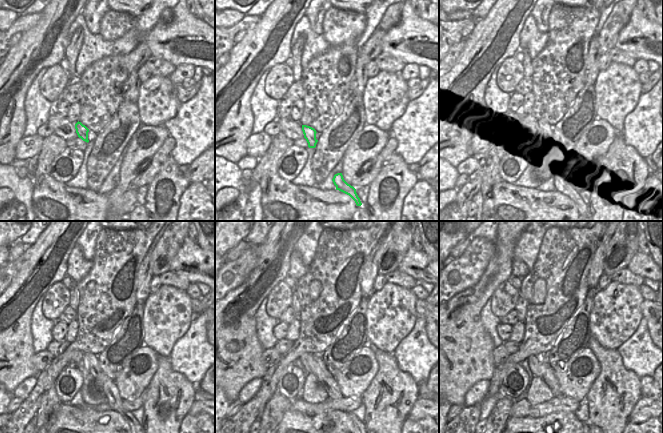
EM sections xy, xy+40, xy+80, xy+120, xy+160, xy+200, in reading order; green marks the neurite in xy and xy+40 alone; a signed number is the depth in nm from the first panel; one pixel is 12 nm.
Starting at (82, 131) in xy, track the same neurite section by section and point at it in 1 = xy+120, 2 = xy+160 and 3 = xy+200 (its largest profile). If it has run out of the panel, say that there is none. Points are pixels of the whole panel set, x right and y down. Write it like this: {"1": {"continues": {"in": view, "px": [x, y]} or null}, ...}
{"1": {"continues": {"in": "xy+120", "px": [107, 386]}}, "2": {"continues": {"in": "xy+160", "px": [326, 379]}}, "3": {"continues": {"in": "xy+200", "px": [548, 375]}}}

